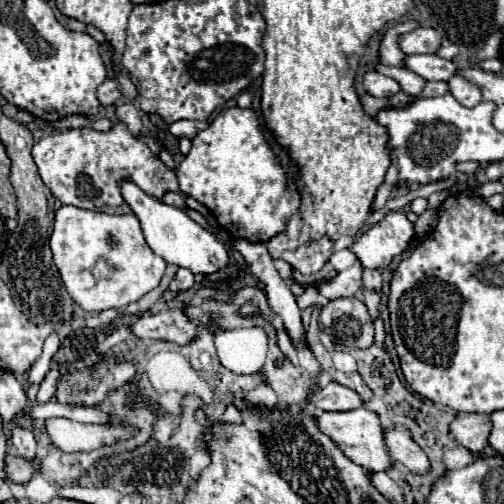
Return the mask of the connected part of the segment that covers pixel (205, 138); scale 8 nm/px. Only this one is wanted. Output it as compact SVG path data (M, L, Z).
M238 106L224 108L214 122L202 130L192 140L192 150L182 160L182 164L176 170L176 178L180 184L180 192L196 198L200 204L204 204L218 224L230 234L232 240L246 238L250 242L266 242L274 234L282 232L290 214L298 210L300 198L298 192L286 190L286 176L282 166L276 162L276 156L270 148L270 144L264 140L264 130L252 110L242 110Z

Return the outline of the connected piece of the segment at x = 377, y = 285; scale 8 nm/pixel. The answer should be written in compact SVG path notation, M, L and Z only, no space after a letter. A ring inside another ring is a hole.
M364 270L364 288L368 290L374 290L374 292L380 292L382 290L382 274L378 270Z

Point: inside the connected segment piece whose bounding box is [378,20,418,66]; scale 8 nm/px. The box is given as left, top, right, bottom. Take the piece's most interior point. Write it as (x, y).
(389, 54)

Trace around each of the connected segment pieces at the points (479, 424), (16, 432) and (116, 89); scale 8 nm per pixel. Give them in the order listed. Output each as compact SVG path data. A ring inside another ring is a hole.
M456 414L450 422L450 434L458 444L466 446L470 452L478 454L488 446L490 416L488 414Z
M14 426L12 434L10 434L10 440L16 446L20 456L24 456L24 458L34 458L36 456L36 440L34 440L34 432L32 430Z
M108 78L108 80L104 80L102 84L100 84L100 88L98 88L98 100L100 100L100 104L102 106L110 106L110 104L116 104L118 100L120 100L120 84L118 84L118 80L114 80L114 78Z

